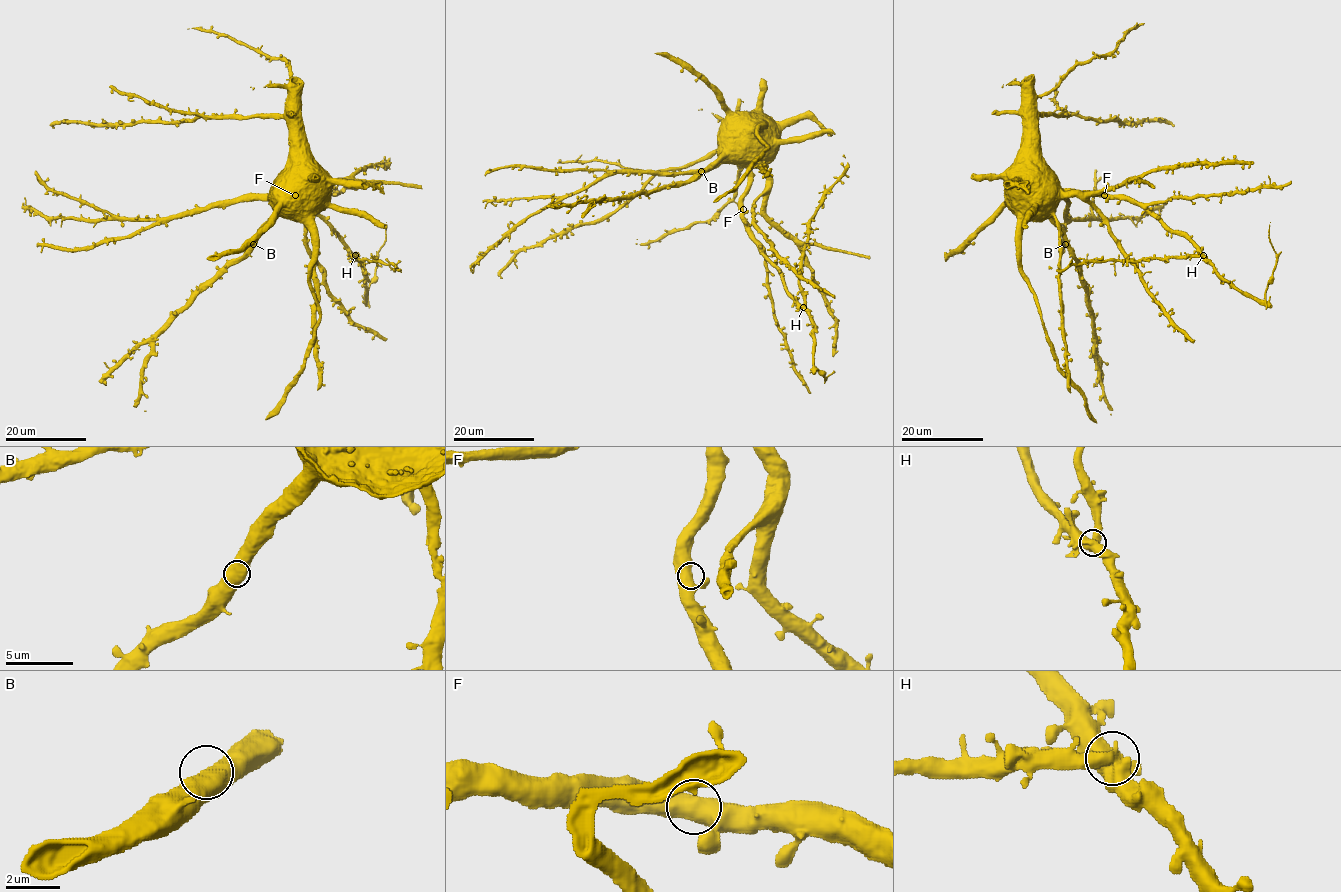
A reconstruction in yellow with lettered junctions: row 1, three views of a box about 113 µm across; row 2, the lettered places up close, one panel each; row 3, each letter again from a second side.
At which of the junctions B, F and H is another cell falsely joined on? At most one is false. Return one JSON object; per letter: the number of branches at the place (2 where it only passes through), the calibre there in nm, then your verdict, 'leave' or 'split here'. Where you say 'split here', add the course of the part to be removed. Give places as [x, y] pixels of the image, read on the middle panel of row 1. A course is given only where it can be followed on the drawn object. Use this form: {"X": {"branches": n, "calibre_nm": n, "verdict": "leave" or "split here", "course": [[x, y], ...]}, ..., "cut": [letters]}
{"B": {"branches": 2, "calibre_nm": 750, "verdict": "leave"}, "F": {"branches": 2, "calibre_nm": 700, "verdict": "leave"}, "H": {"branches": 2, "calibre_nm": 700, "verdict": "split here", "course": [[804, 306], [799, 269], [807, 240], [807, 223], [820, 204], [821, 197], [845, 169], [847, 162], [843, 155]]}, "cut": ["H"]}

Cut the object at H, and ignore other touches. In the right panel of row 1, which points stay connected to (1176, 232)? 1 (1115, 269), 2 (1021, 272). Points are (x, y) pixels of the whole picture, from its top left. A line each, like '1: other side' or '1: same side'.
1: other side
2: same side

